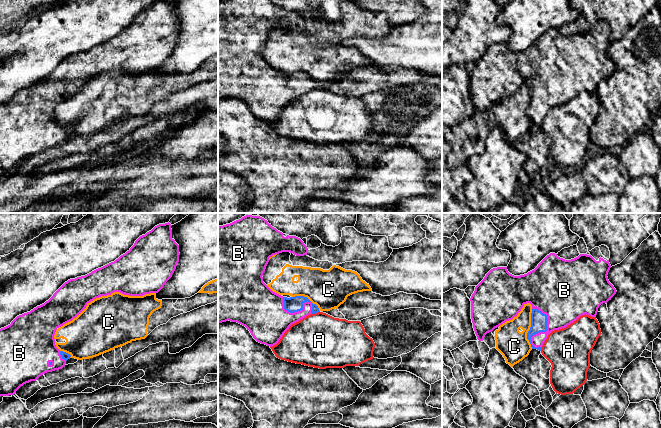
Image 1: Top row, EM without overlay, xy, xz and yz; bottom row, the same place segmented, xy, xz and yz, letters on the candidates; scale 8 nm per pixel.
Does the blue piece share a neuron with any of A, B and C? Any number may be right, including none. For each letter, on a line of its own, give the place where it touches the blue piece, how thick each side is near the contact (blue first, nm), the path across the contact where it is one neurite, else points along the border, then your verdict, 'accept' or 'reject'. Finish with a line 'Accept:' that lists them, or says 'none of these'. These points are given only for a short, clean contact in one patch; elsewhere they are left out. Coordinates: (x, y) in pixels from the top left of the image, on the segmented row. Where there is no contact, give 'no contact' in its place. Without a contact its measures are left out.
A: xz (315, 312) | 130/440 nm | along xz (319, 311), (312, 314) | reject
B: yz (546, 330) | 130/320 nm | accept
C: yz (530, 329) | 130/240 nm | reject
Accept: B

